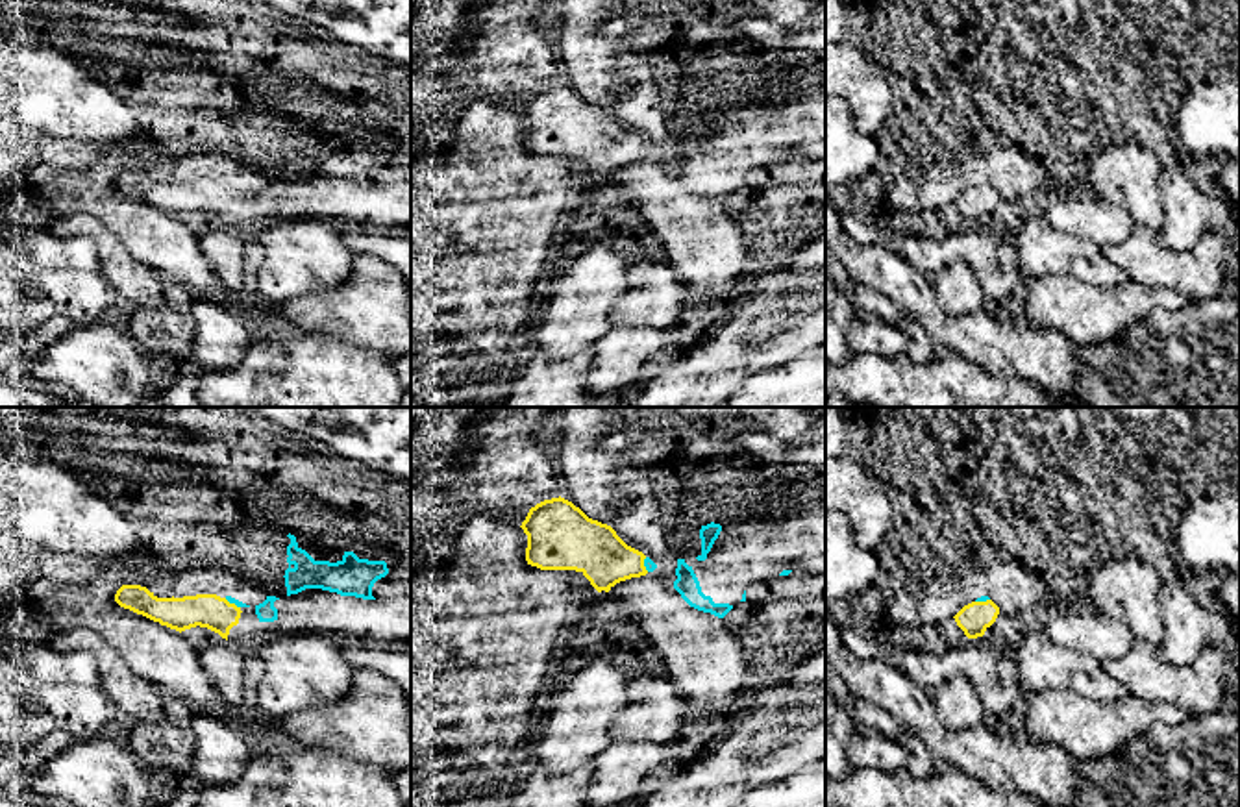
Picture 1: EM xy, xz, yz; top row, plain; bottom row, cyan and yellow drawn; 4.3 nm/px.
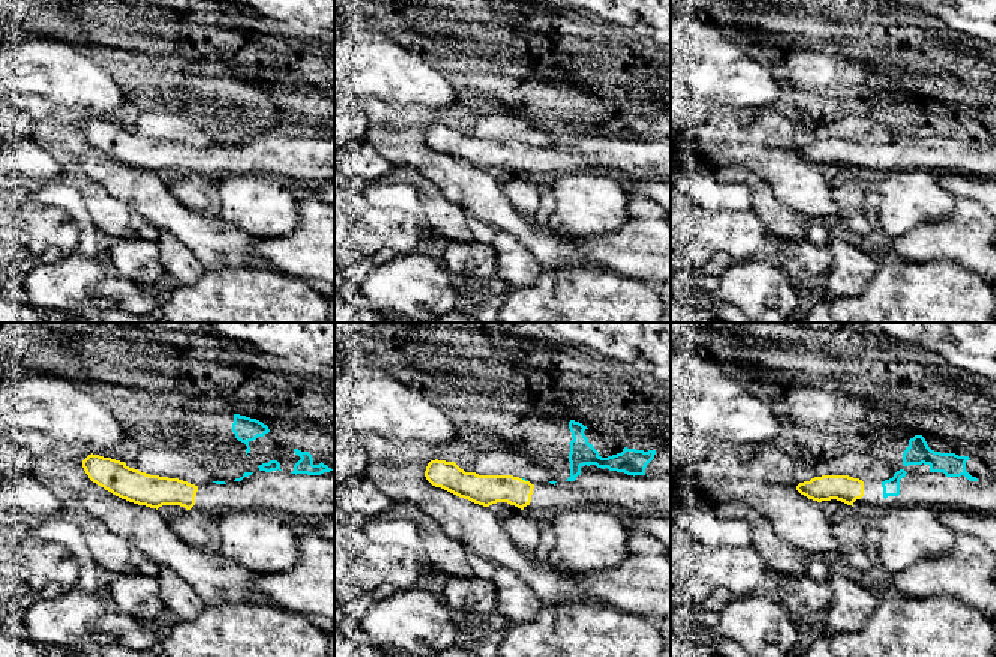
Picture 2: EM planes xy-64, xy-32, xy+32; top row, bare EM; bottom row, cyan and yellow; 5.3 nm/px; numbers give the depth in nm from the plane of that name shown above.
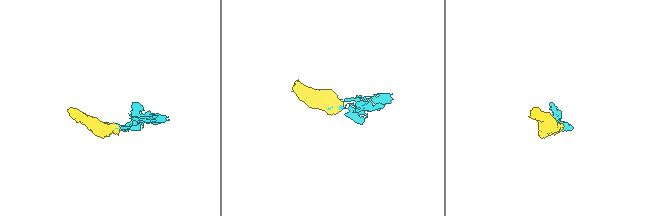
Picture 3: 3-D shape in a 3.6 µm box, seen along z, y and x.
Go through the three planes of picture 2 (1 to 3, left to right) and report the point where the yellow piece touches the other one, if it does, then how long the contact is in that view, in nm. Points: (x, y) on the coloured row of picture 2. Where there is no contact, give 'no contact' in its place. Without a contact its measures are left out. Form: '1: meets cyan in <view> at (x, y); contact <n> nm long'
1: no contact
2: meets cyan in xy-32 at (524, 479); contact 40 nm long
3: no contact

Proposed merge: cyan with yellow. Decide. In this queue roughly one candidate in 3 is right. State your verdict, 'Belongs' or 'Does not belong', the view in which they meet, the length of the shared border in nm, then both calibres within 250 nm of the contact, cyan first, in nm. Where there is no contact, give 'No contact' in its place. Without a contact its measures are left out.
Belongs. Touches cyan in xy. Shared border 80 nm. Thickness 30 nm (cyan) against 150 nm

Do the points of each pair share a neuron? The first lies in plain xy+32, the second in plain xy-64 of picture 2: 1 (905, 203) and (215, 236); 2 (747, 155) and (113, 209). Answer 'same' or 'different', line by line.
1: different
2: different

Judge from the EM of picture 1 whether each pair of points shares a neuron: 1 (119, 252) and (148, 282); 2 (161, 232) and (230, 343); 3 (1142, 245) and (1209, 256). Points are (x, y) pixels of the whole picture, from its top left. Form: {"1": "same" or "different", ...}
{"1": "same", "2": "different", "3": "same"}

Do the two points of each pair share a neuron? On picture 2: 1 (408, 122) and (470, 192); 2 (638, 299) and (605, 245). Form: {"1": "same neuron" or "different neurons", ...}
{"1": "same neuron", "2": "different neurons"}

